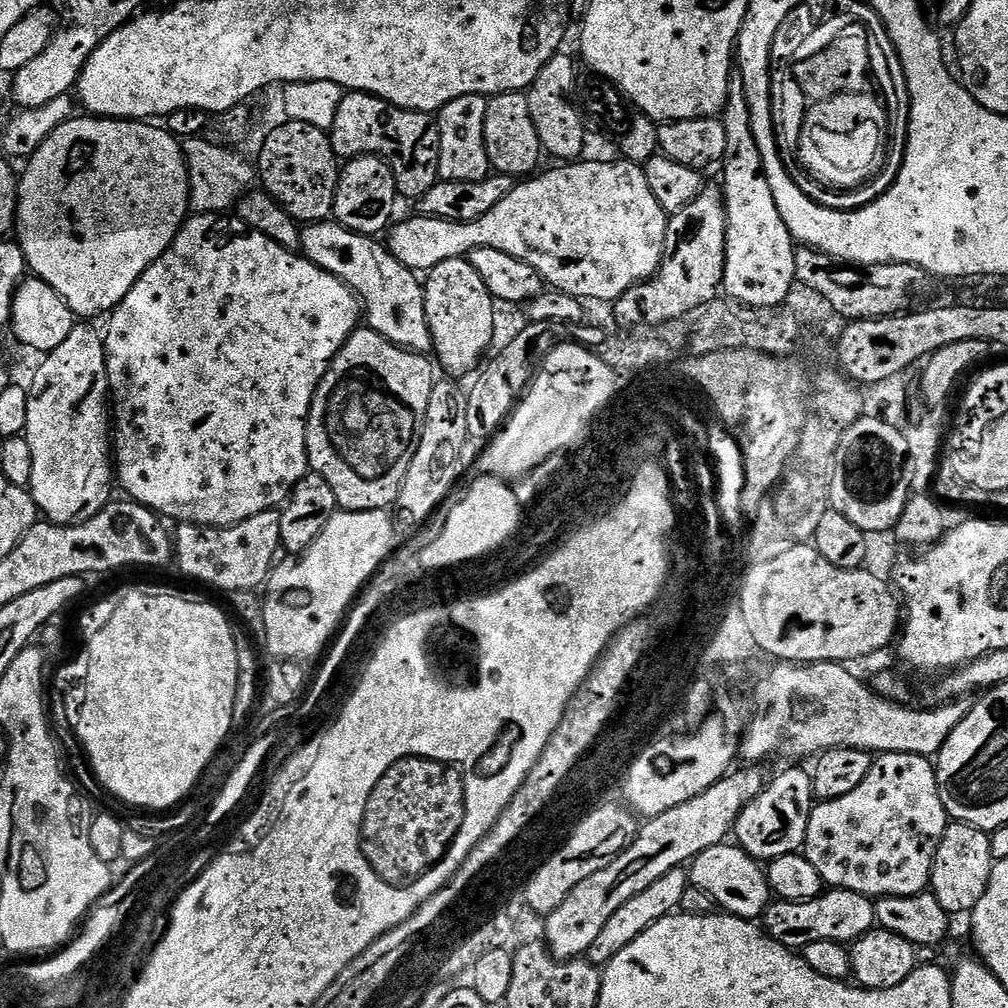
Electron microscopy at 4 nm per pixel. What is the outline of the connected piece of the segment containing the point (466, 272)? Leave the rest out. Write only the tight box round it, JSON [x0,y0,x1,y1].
[423,258,497,378]

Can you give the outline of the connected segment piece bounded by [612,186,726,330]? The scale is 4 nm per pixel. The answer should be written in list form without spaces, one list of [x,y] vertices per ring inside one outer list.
[[[716,186],[701,188],[698,198],[694,198],[690,206],[682,206],[682,210],[671,213],[660,269],[650,279],[634,285],[612,301],[615,327],[633,330],[643,324],[668,323],[672,319],[682,319],[688,311],[709,300],[717,299],[724,272],[725,228],[724,195]]]

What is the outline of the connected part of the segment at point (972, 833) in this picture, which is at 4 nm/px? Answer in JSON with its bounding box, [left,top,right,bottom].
[930,822,994,914]

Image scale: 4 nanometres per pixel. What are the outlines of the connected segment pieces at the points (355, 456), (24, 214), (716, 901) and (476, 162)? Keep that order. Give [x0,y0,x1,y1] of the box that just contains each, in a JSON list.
[[306,326,434,512],[14,114,190,318],[686,843,770,921],[434,94,490,182]]

